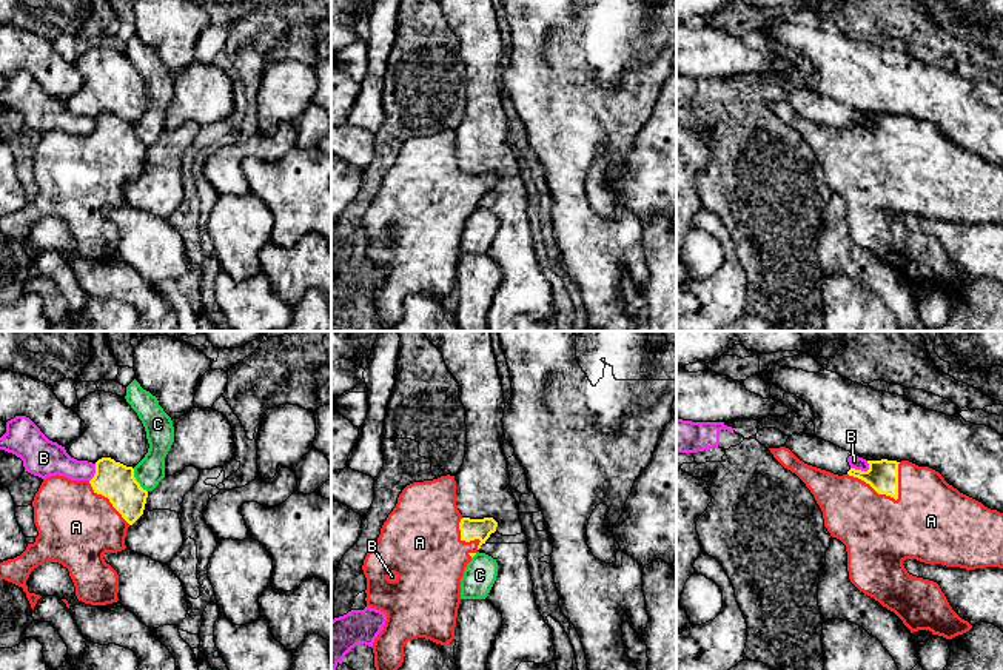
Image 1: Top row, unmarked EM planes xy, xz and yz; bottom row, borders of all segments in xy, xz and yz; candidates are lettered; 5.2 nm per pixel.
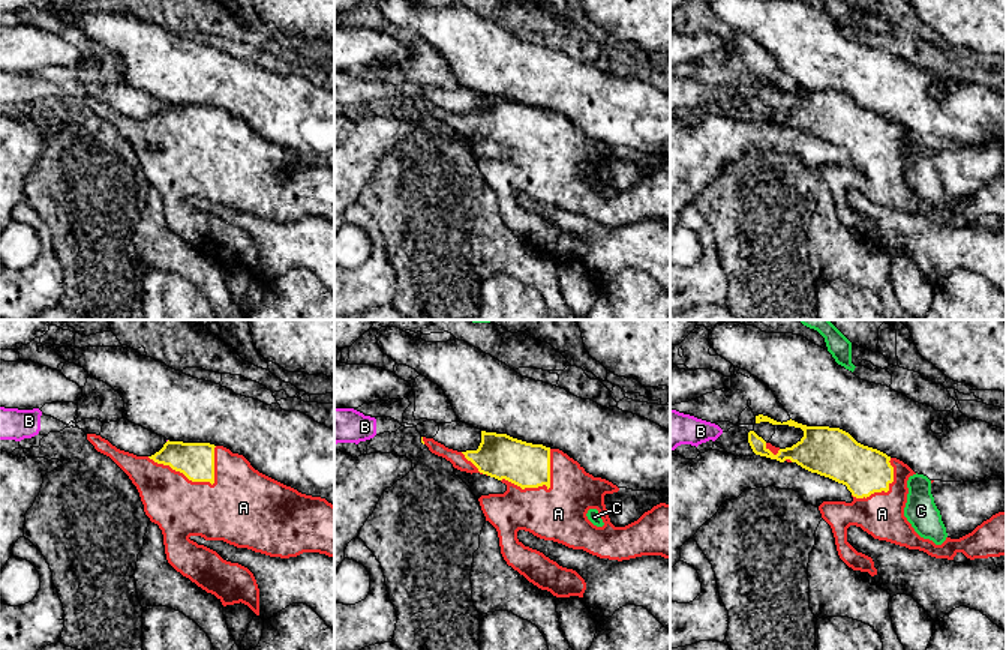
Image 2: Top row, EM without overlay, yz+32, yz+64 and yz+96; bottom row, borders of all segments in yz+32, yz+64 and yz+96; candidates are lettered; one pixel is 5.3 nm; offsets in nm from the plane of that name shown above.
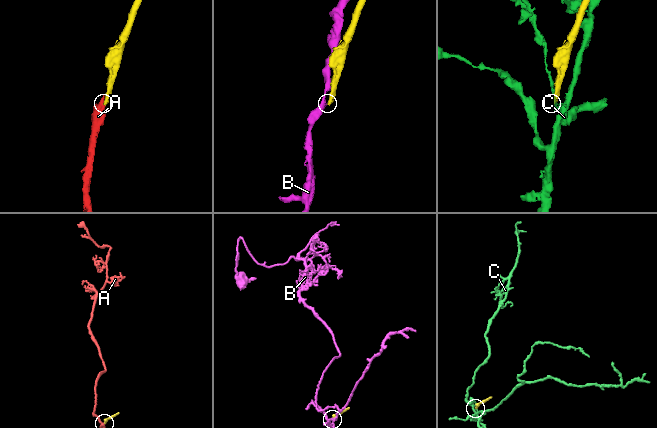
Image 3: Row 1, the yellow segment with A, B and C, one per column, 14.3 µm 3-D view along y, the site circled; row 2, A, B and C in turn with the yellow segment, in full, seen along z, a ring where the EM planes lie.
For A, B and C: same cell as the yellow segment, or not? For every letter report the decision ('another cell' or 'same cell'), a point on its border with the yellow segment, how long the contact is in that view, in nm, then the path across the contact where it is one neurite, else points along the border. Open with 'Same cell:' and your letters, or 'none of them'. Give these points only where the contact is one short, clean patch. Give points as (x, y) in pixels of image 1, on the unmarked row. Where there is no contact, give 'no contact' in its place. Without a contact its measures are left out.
Same cell: A
A: same cell; contact yz (874, 144); length 300 nm
B: another cell; contact yz (860, 125); length 110 nm; border yz (869, 119), (866, 125), (851, 122)
C: another cell; contact xy (136, 136); length 150 nm; border xy (133, 123), (134, 134), (147, 147)

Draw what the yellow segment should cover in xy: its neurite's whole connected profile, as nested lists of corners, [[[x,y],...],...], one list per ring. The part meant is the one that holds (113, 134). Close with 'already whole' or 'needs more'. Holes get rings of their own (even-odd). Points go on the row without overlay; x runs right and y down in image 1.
[[[111,112],[96,117],[91,136],[71,136],[59,129],[43,134],[32,156],[39,191],[20,211],[0,217],[0,234],[22,242],[34,265],[42,251],[28,246],[31,226],[45,217],[59,217],[68,223],[79,256],[91,260],[117,257],[119,229],[103,209],[126,203],[126,185],[143,169],[146,152],[148,146],[136,136],[134,123]]]; needs more

